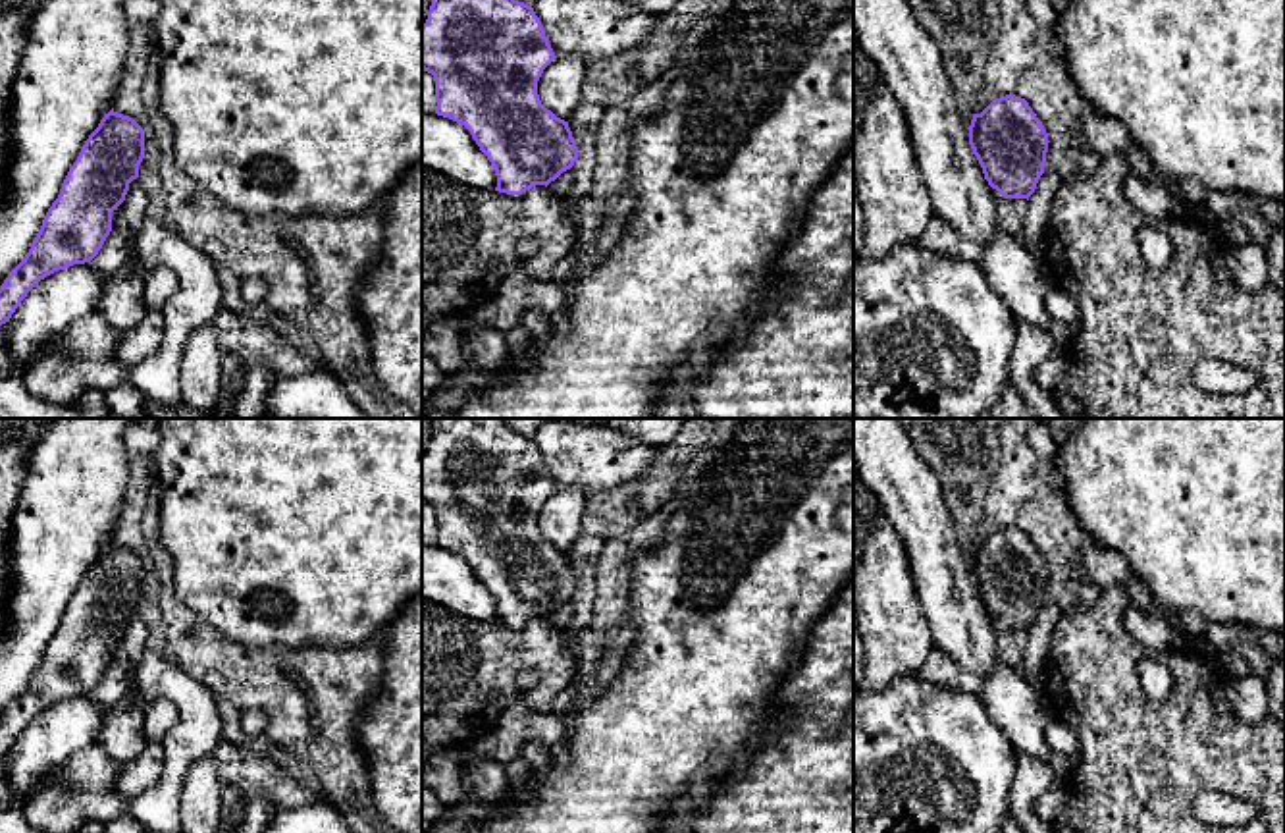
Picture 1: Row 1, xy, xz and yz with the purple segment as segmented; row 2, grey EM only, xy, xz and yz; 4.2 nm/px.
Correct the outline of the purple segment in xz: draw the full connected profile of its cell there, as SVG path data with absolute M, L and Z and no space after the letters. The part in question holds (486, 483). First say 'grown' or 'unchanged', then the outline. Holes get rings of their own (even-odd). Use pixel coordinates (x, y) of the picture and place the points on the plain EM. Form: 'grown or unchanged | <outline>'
unchanged | M430 418L432 438L422 457L422 501L435 511L435 546L464 557L491 594L497 619L522 627L536 617L549 617L578 590L568 553L547 542L538 526L543 501L557 490L534 440L514 432L503 418Z

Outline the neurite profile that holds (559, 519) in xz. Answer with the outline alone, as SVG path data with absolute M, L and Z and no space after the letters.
M576 486L557 488L538 513L541 536L566 553L582 534L584 507L586 492Z

